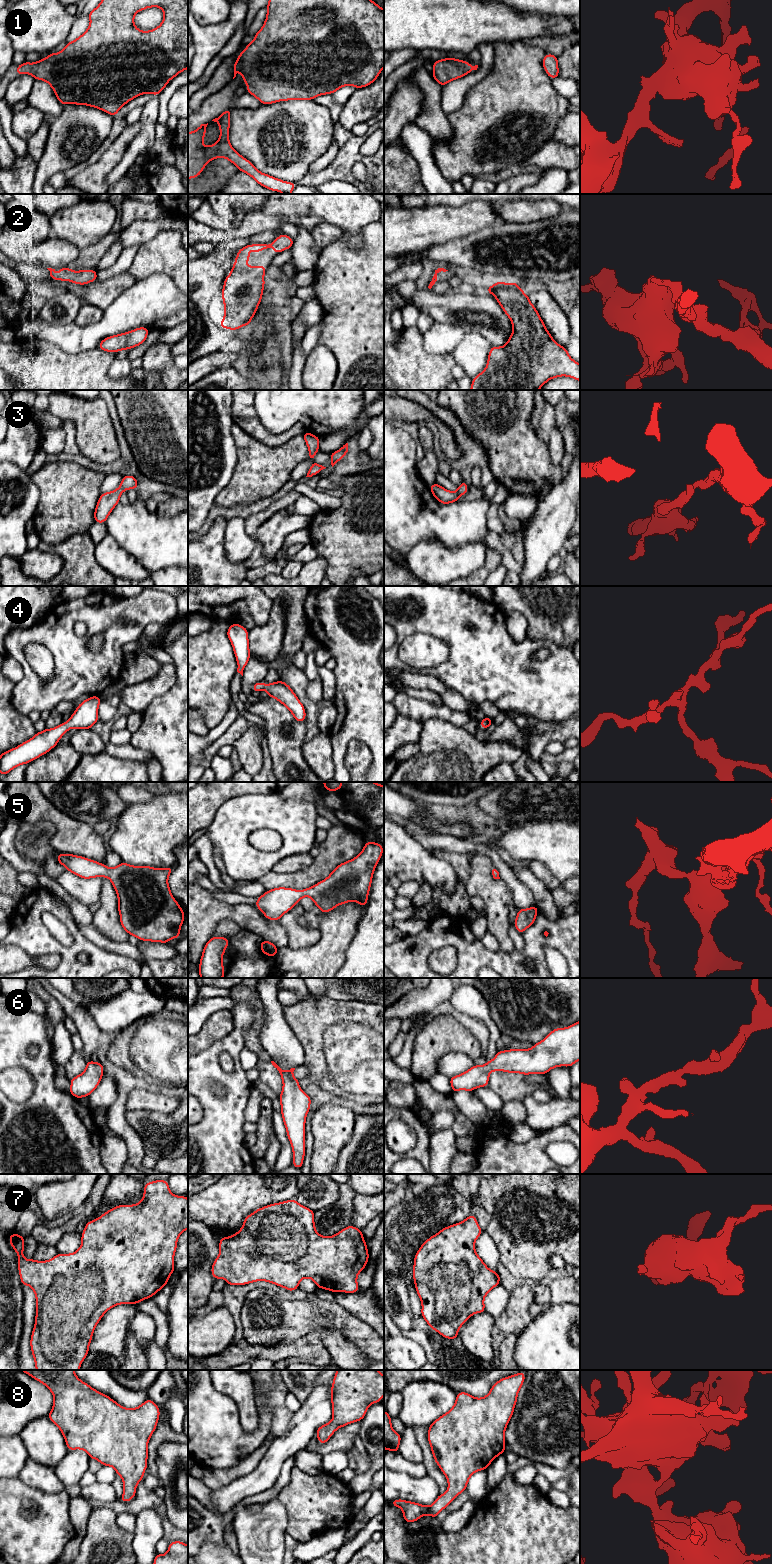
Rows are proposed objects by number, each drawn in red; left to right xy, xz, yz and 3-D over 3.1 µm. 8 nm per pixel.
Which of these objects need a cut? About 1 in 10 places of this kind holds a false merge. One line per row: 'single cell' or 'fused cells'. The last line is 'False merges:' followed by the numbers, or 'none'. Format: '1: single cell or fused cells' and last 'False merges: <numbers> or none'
1: single cell
2: single cell
3: single cell
4: single cell
5: single cell
6: single cell
7: single cell
8: single cell
False merges: none

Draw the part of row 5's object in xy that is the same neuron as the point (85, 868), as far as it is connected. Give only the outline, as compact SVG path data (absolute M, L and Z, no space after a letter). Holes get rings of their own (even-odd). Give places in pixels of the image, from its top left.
M62 853L55 858L67 871L83 879L108 877L117 893L120 923L124 930L139 940L168 943L173 938L180 938L180 928L185 913L171 894L168 878L173 867L153 868L133 866L121 862L114 868L105 864L73 854Z

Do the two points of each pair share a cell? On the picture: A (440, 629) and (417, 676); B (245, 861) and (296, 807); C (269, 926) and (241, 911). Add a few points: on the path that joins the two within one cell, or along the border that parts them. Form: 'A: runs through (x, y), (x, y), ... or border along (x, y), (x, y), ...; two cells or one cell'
A: border along (419, 671), (441, 680); two cells
B: runs through (265, 860), (279, 854), (296, 837), (296, 827); one cell
C: runs through (262, 926), (248, 916); one cell

